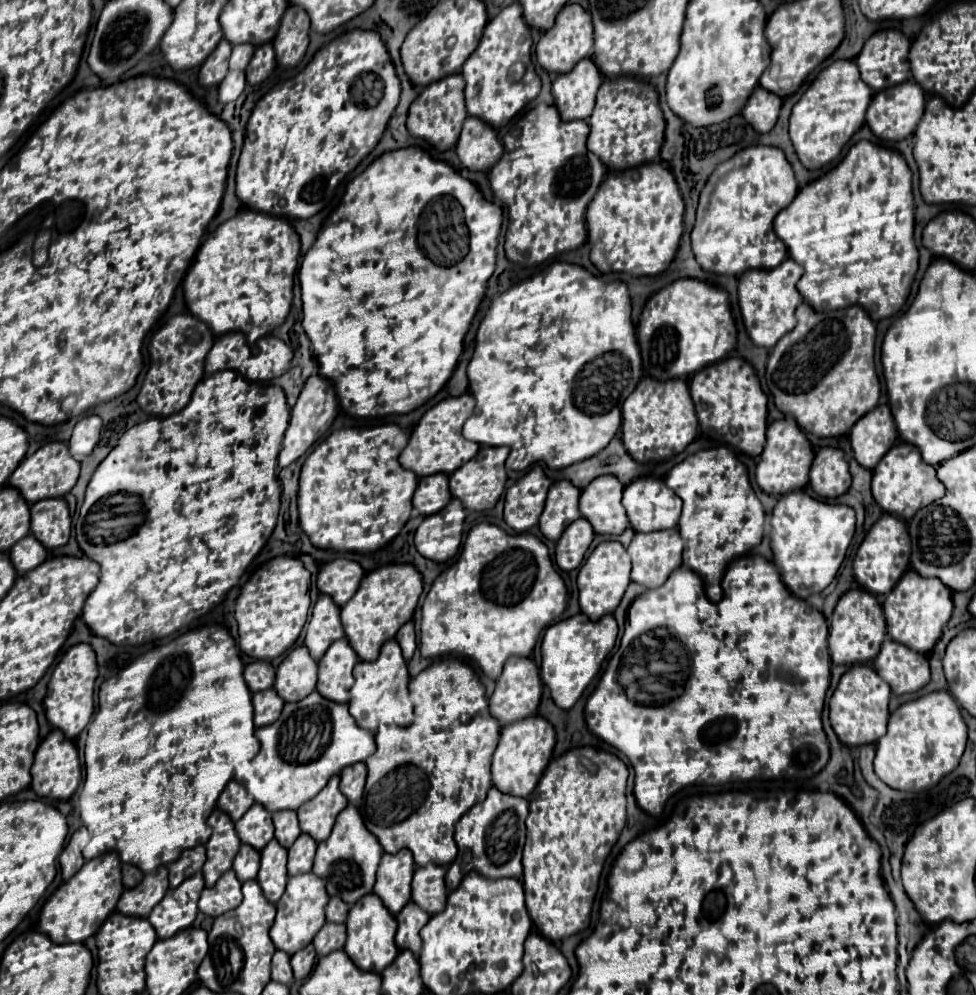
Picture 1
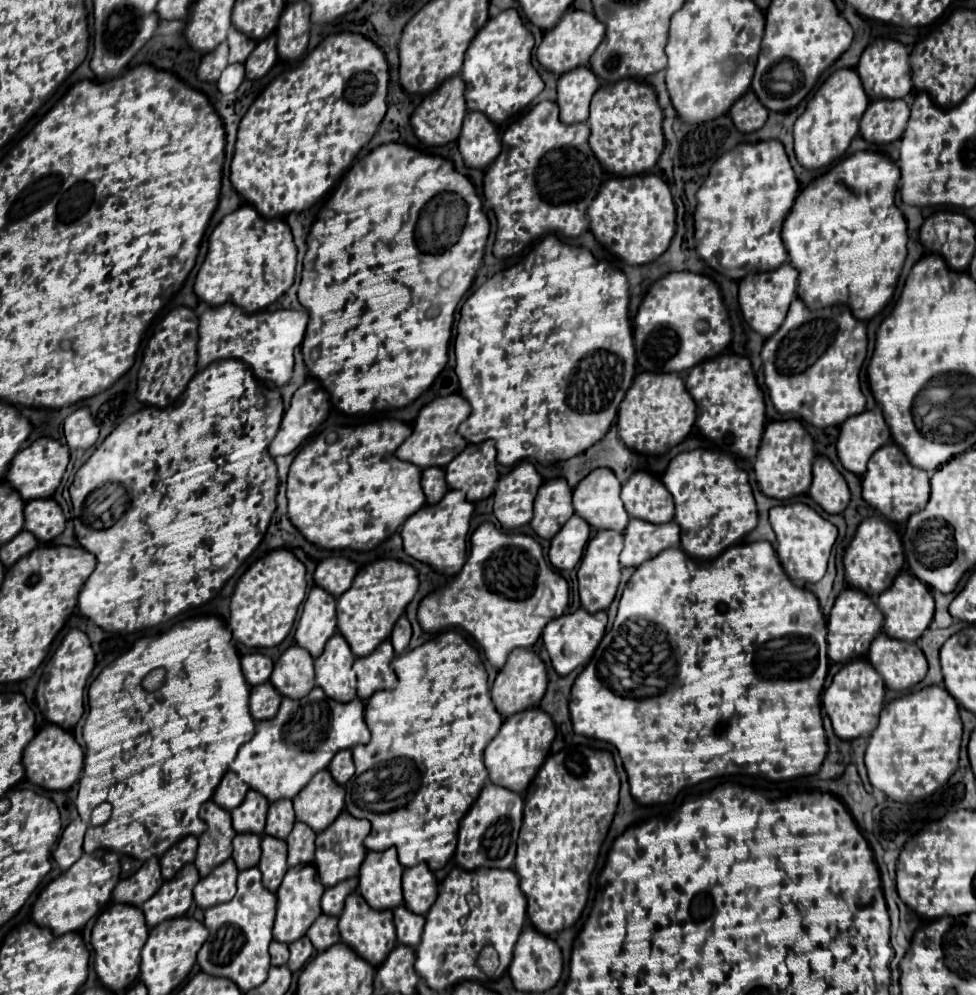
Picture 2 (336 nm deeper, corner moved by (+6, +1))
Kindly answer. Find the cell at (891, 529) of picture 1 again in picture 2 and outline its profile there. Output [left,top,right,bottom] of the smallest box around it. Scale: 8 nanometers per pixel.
[844,517,904,597]

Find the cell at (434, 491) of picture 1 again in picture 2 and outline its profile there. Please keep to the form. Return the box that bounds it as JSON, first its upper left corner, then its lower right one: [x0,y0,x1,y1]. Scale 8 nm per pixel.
[422,467,448,505]

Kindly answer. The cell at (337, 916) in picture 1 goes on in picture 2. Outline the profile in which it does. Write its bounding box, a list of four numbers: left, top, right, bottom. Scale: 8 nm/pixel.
[322,877,358,917]

